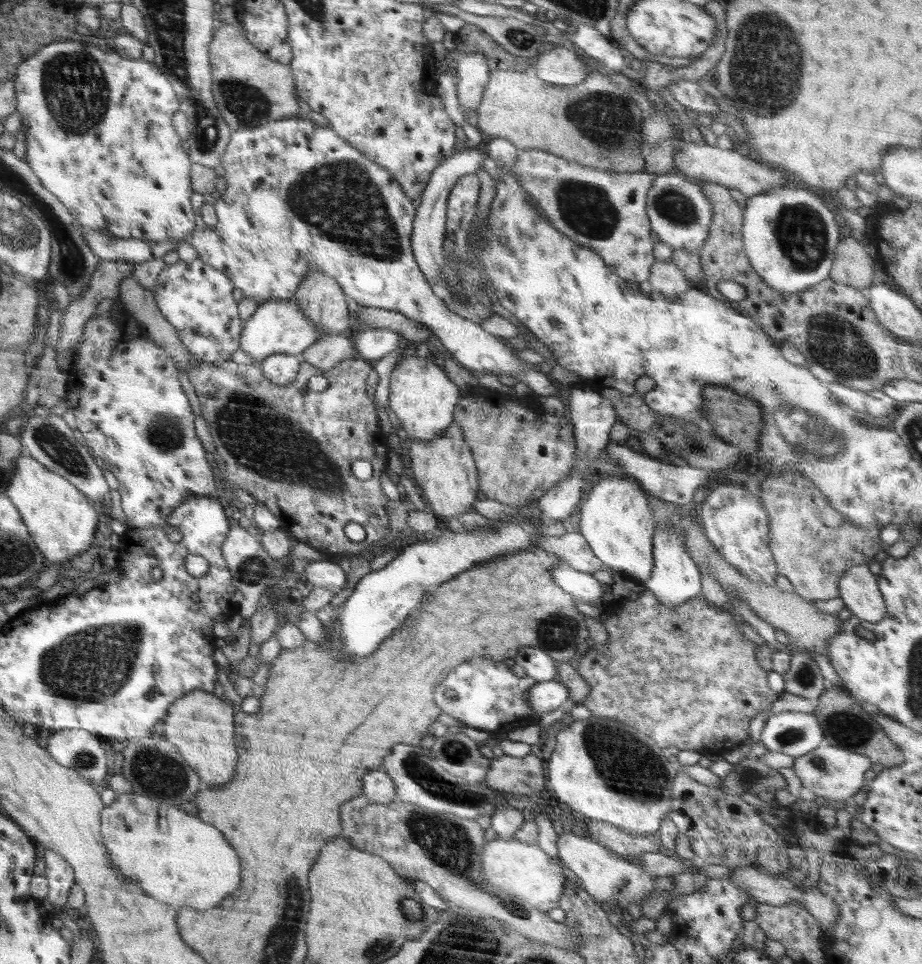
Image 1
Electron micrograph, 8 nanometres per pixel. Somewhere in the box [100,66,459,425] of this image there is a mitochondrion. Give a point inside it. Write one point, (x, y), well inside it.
(340, 199)

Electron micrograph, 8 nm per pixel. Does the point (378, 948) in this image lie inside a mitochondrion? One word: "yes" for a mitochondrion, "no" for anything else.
yes

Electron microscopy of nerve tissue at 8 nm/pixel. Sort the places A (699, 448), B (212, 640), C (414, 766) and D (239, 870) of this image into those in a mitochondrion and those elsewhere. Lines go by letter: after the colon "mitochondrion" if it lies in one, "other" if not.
A: mitochondrion
B: other
C: mitochondrion
D: other

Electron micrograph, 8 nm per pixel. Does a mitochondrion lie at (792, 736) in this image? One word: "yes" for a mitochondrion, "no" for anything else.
yes

